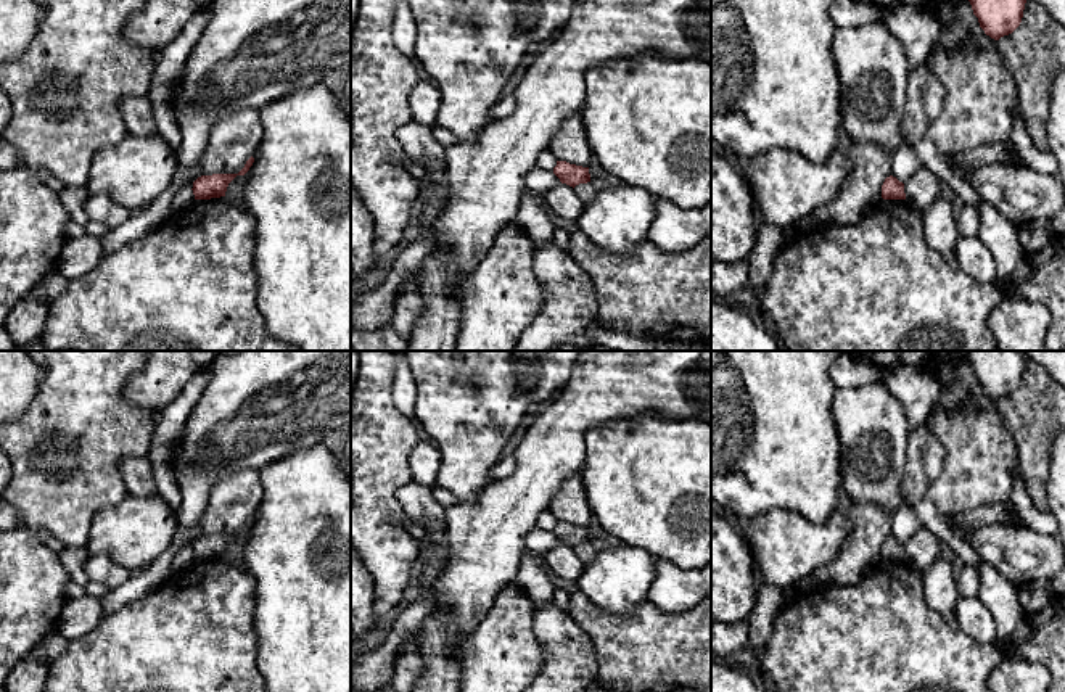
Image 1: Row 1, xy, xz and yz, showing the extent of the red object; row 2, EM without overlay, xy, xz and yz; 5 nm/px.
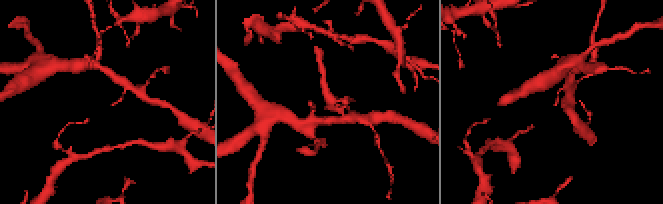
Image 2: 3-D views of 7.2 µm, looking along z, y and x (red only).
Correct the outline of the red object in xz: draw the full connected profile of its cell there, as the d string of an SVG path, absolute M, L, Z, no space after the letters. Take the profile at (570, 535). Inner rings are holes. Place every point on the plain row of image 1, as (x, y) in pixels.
M557 521L553 534L560 539L561 544L566 544L573 549L579 544L590 542L589 528L570 525L566 521Z

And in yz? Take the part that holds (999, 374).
M968 351L968 362L985 394L999 401L1020 386L1026 359L1020 351Z

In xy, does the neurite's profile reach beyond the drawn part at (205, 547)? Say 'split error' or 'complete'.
complete

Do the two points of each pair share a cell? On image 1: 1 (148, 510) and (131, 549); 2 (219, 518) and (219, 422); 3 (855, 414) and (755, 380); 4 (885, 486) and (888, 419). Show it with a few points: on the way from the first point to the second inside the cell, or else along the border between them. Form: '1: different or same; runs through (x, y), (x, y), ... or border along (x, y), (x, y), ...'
1: same; runs through (148, 520), (134, 535), (134, 539)
2: different; border along (254, 469), (226, 475), (213, 488), (201, 515)
3: different; border along (837, 388), (832, 398), (832, 417), (840, 443)
4: same; runs through (896, 470), (892, 435)

